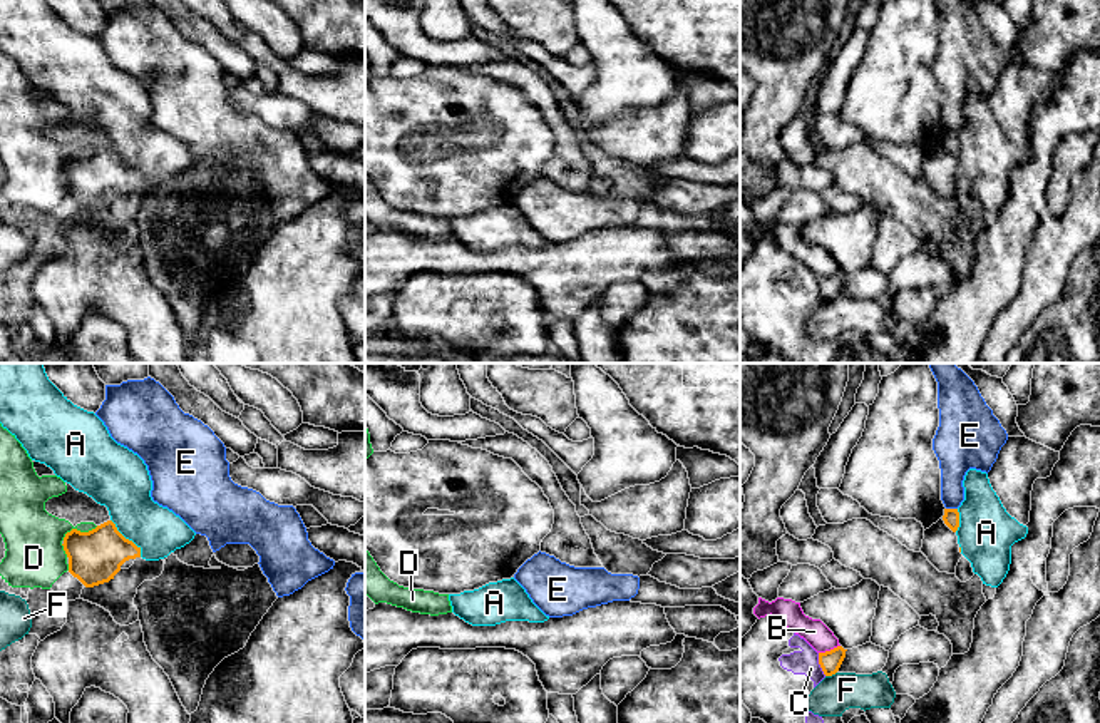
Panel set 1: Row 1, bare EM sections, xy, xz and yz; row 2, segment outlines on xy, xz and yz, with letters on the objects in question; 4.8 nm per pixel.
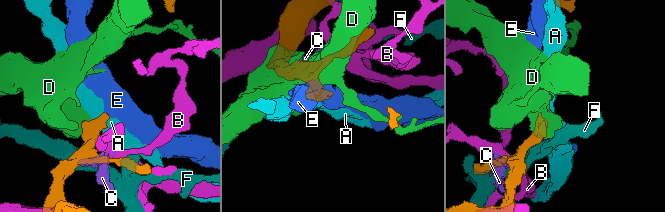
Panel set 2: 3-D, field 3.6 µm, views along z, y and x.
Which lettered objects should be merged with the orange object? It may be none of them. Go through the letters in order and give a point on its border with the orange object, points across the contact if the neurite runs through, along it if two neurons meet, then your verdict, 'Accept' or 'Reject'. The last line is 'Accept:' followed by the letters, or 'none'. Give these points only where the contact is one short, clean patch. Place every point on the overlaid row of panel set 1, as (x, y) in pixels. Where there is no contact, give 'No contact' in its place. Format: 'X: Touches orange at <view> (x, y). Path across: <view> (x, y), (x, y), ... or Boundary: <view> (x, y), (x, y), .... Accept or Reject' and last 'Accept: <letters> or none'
A: Touches orange at xy (128, 539). Boundary: xy (111, 519), (139, 549), (141, 556). Reject
B: Touches orange at yz (831, 650). Reject
C: Touches orange at yz (819, 663). Reject
D: Touches orange at xy (79, 531). Reject
E: Touches orange at yz (951, 509). Boundary: yz (946, 507), (956, 509). Reject
F: Touches orange at yz (831, 675). Reject
Accept: none

